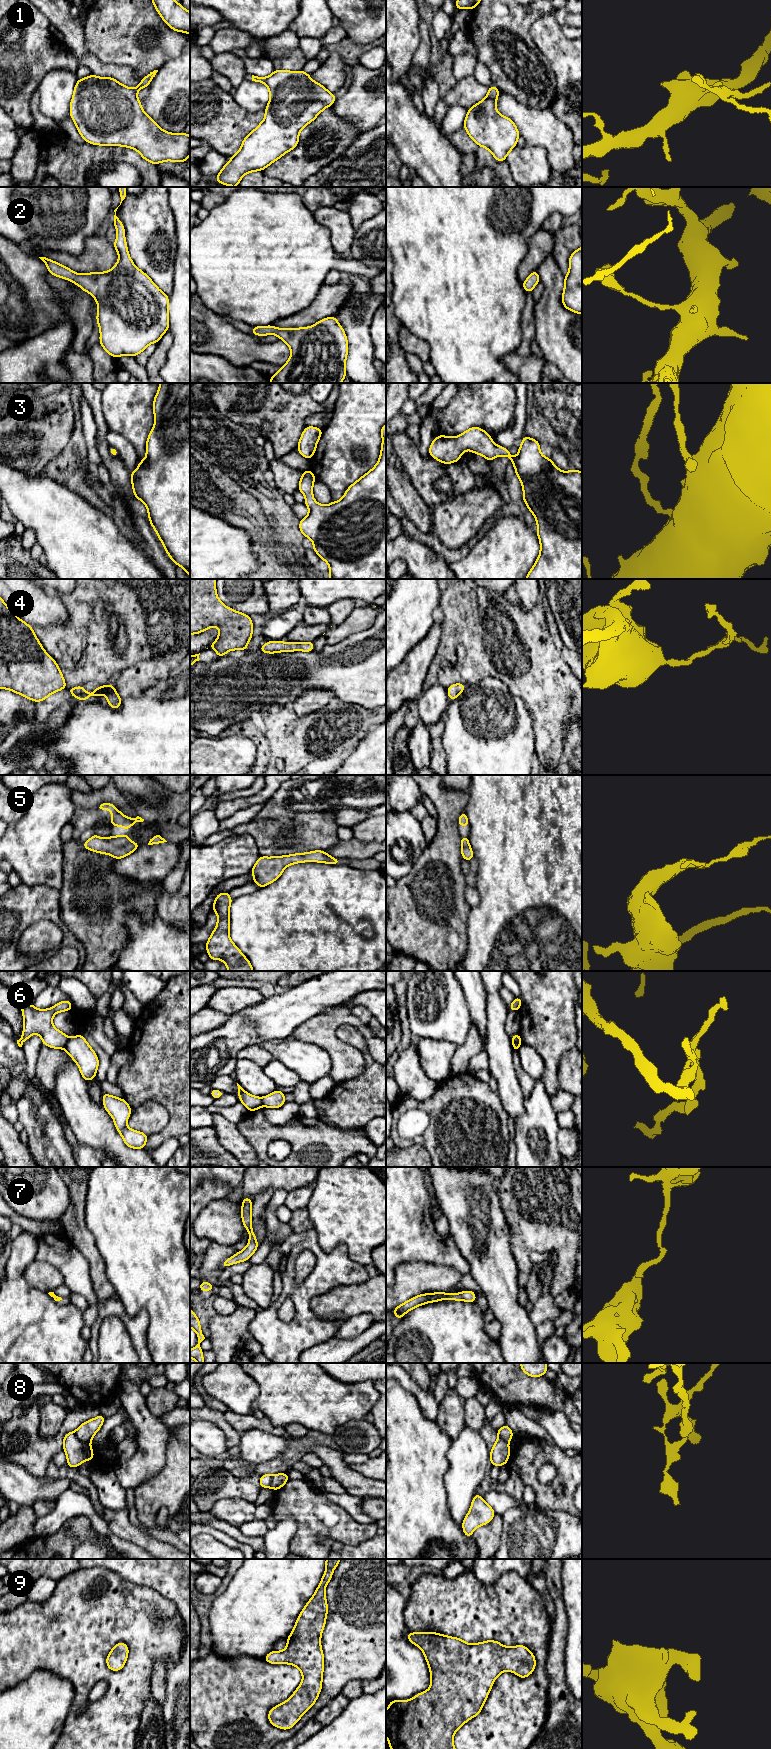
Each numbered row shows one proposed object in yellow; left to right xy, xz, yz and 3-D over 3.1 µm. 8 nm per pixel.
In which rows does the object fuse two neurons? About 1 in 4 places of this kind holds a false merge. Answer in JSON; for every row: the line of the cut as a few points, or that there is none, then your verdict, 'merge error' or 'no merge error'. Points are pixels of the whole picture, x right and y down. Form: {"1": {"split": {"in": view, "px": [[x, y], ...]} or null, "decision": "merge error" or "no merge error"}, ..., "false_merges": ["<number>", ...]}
{"1": {"split": null, "decision": "no merge error"}, "2": {"split": null, "decision": "no merge error"}, "3": {"split": null, "decision": "no merge error"}, "4": {"split": null, "decision": "no merge error"}, "5": {"split": null, "decision": "no merge error"}, "6": {"split": {"in": "xy", "px": [[69, 1038], [64, 1047]]}, "decision": "merge error"}, "7": {"split": {"in": "yz", "px": [[449, 1294], [446, 1298]]}, "decision": "merge error"}, "8": {"split": {"in": "xy", "px": [[74, 1432], [82, 1442], [89, 1444]]}, "decision": "merge error"}, "9": {"split": null, "decision": "no merge error"}, "false_merges": ["6", "7", "8"]}

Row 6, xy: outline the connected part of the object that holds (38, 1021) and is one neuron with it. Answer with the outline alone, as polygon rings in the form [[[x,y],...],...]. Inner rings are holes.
[[[61,1001],[49,1009],[37,1009],[33,1004],[22,1004],[21,1012],[24,1018],[22,1037],[17,1040],[19,1047],[30,1038],[31,1035],[38,1033],[42,1039],[42,1044],[50,1048],[64,1049],[69,1037],[54,1027],[53,1016],[58,1012],[72,1010],[72,1002]]]

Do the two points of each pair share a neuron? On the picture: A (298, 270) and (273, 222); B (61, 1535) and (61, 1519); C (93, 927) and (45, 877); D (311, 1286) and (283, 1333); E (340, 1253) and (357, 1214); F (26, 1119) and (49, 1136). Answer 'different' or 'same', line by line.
A: same
B: different
C: different
D: same
E: different
F: same

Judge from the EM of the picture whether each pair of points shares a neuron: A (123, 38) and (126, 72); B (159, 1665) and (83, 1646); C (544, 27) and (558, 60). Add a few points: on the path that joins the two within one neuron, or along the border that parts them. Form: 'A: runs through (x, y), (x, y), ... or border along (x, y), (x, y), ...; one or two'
A: border along (102, 62), (129, 66), (136, 71), (140, 80); two
B: border along (162, 1659), (157, 1659), (153, 1663), (150, 1687); two
C: runs through (547, 35), (558, 49), (558, 52); one

